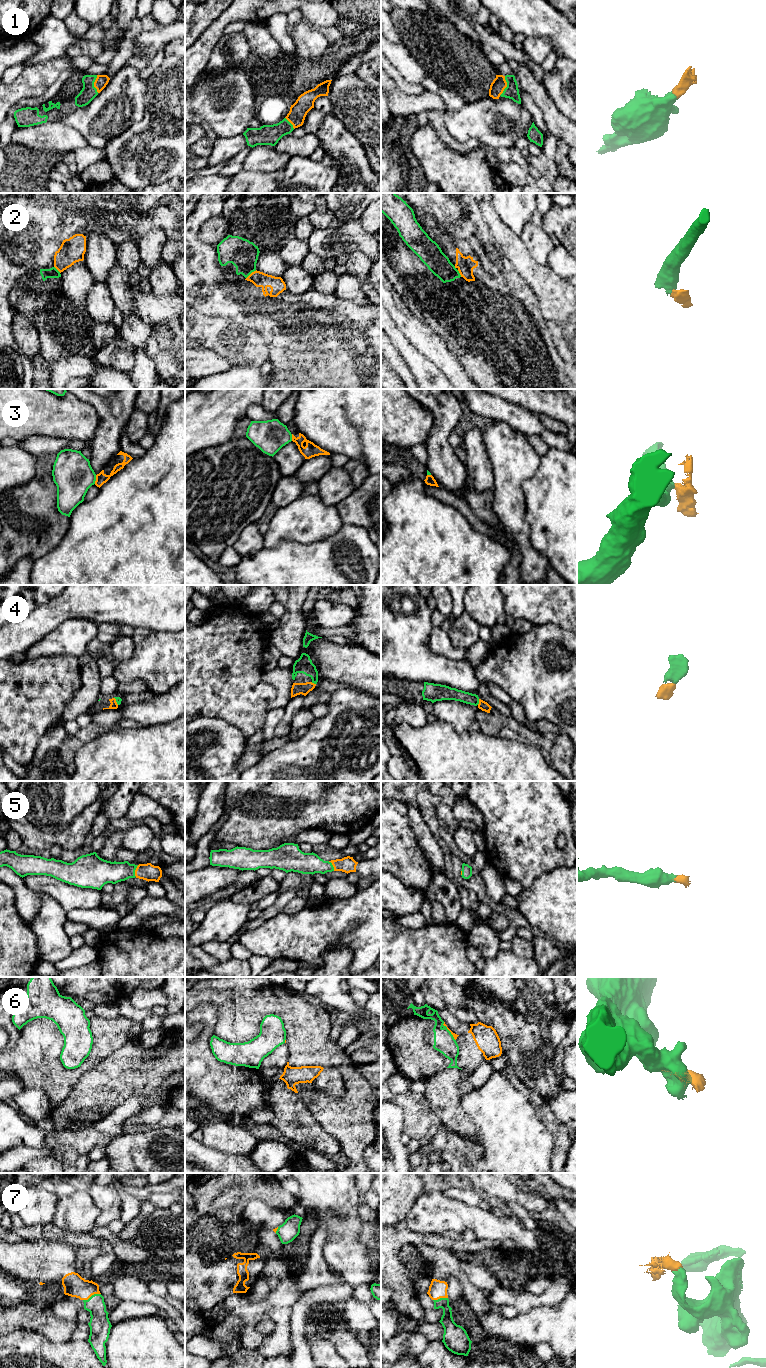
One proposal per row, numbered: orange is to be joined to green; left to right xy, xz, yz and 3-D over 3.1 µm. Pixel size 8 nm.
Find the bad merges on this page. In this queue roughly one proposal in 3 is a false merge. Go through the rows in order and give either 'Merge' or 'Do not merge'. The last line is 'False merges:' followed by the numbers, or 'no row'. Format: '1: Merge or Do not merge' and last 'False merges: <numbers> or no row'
1: Merge
2: Do not merge
3: Do not merge
4: Merge
5: Merge
6: Do not merge
7: Merge
False merges: 2, 3, 6

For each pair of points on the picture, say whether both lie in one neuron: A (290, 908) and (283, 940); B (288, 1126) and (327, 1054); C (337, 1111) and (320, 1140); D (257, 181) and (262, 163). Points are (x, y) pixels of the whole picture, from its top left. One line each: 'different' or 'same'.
A: different
B: different
C: different
D: different

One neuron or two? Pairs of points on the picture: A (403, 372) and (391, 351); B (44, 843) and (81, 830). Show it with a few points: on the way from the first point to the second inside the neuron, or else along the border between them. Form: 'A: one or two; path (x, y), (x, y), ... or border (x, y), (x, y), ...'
A: one; path (400, 367), (393, 356)
B: one; path (53, 838), (72, 837)

